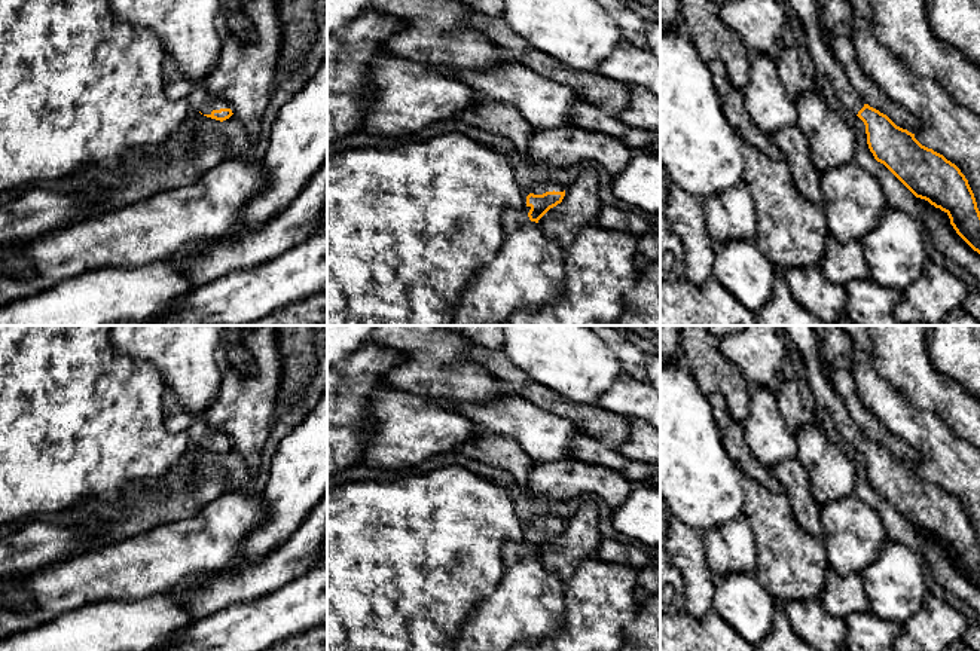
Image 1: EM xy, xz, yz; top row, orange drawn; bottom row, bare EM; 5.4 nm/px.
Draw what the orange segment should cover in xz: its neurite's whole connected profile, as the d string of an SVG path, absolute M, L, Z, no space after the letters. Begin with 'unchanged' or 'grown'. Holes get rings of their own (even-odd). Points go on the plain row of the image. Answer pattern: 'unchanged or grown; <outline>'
grown; M555 514L537 517L526 529L526 541L523 544L507 542L503 547L503 562L506 568L518 563L528 553L538 553L553 540L562 535L565 522Z

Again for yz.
grown; M812 326L782 327L805 361L815 401L830 413L842 437L864 455L867 477L874 492L916 531L944 544L956 566L980 587L980 544L961 502L864 435L831 386Z

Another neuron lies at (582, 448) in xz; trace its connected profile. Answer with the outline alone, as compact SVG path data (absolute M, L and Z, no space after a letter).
M576 435L567 450L567 459L581 461L590 465L605 467L620 473L634 485L645 483L650 479L660 477L660 467L632 461L604 443L587 435Z

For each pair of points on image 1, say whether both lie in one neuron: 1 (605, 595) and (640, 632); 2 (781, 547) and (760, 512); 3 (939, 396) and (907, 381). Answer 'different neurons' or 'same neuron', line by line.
1: different neurons
2: same neuron
3: same neuron

